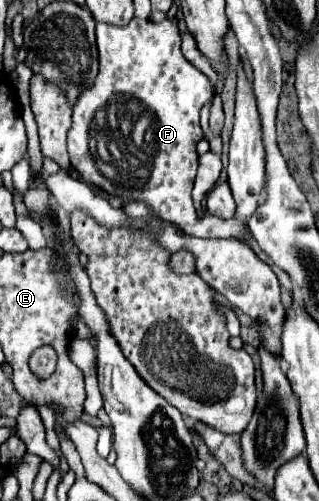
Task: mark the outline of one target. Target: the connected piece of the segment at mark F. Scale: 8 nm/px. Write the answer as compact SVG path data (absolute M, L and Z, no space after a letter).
M133 17L129 25L125 27L117 27L117 25L109 25L109 23L97 23L97 29L95 29L95 37L97 37L97 51L99 51L99 73L93 81L93 85L89 89L85 89L83 93L79 93L75 105L73 105L73 125L71 129L67 131L67 149L69 149L69 157L71 157L71 165L75 165L83 177L85 183L91 183L95 187L101 187L103 191L107 191L109 195L119 195L123 199L129 199L129 201L143 201L147 205L151 205L151 209L163 217L165 221L169 223L175 223L179 225L185 233L189 235L195 235L195 237L207 237L207 239L227 239L227 237L239 237L241 241L245 241L247 237L247 243L251 249L257 251L257 255L275 271L275 275L279 277L279 283L281 287L291 287L289 283L289 275L275 267L275 263L271 263L271 259L257 247L255 239L251 235L247 235L249 231L245 231L243 223L239 219L217 219L217 217L203 217L203 219L197 219L195 215L195 207L193 207L192 189L195 181L195 173L197 173L197 151L195 151L195 145L197 141L203 137L203 131L199 127L199 111L201 107L211 99L211 85L209 85L209 79L197 71L181 53L181 33L179 33L179 27L177 27L177 21L169 21L169 19L163 19L161 23L153 23L149 19L139 19L139 17Z

